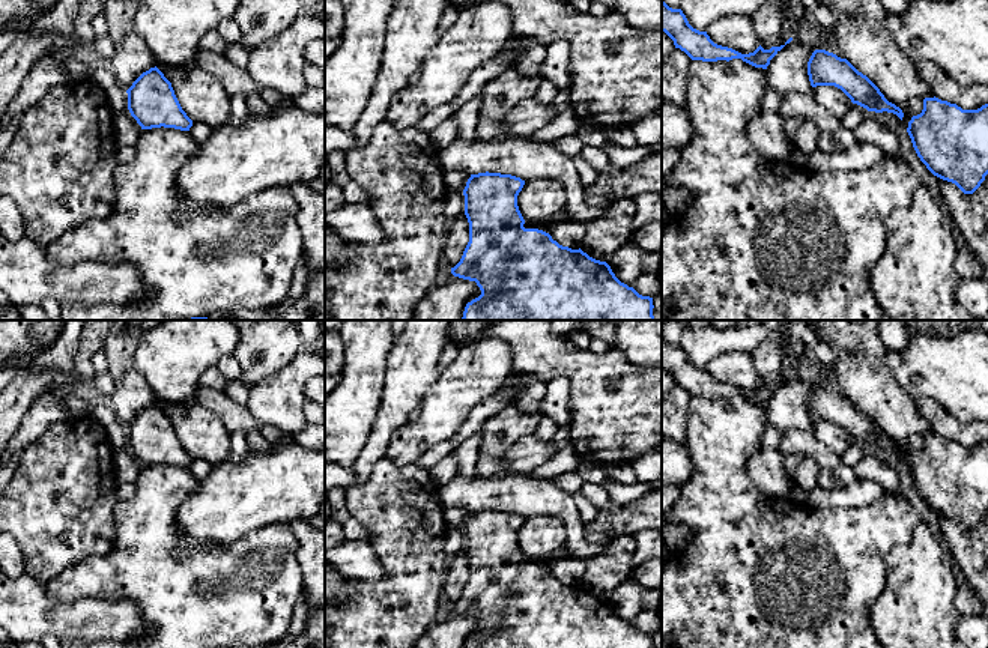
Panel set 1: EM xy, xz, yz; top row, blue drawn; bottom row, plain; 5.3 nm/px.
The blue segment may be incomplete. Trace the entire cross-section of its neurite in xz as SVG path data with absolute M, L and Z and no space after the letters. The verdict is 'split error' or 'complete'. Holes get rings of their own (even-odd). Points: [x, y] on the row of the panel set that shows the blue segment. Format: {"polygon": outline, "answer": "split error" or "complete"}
{"polygon": "M471 174L463 189L469 242L460 262L451 268L454 277L475 281L481 295L466 304L462 320L654 320L653 298L639 295L621 283L606 262L559 245L538 229L525 229L517 195L525 180L511 174Z", "answer": "complete"}

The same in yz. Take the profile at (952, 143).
{"polygon": "M925 98L920 114L908 122L913 147L937 177L973 194L988 174L988 104L962 110L938 98Z", "answer": "complete"}

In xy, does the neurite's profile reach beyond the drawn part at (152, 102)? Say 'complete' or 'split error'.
complete

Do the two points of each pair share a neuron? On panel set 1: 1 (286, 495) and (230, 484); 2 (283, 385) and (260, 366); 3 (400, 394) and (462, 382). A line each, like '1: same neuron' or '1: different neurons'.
1: same neuron
2: different neurons
3: different neurons

